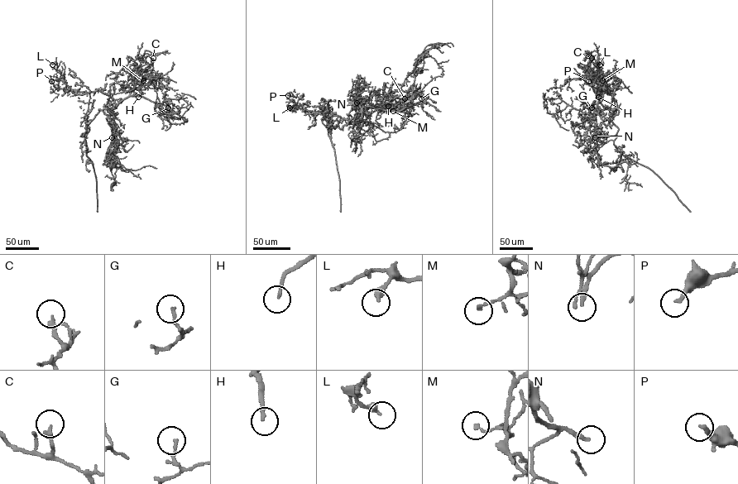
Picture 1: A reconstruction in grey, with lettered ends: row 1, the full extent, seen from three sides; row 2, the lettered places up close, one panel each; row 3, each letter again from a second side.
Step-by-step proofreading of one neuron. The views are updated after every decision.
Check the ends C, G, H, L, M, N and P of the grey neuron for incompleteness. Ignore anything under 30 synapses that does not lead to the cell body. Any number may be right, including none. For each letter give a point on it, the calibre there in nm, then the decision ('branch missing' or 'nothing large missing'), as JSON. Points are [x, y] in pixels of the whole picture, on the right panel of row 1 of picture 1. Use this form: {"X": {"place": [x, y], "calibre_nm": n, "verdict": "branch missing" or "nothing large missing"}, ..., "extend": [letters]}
{"C": {"place": [591, 58], "calibre_nm": 240, "verdict": "nothing large missing"}, "G": {"place": [591, 107], "calibre_nm": 150, "verdict": "nothing large missing"}, "H": {"place": [598, 97], "calibre_nm": 190, "verdict": "branch missing"}, "L": {"place": [600, 64], "calibre_nm": 320, "verdict": "nothing large missing"}, "M": {"place": [602, 80], "calibre_nm": 150, "verdict": "nothing large missing"}, "N": {"place": [595, 137], "calibre_nm": 200, "verdict": "branch missing"}, "P": {"place": [588, 81], "calibre_nm": 240, "verdict": "branch missing"}, "extend": ["H", "N", "P"]}

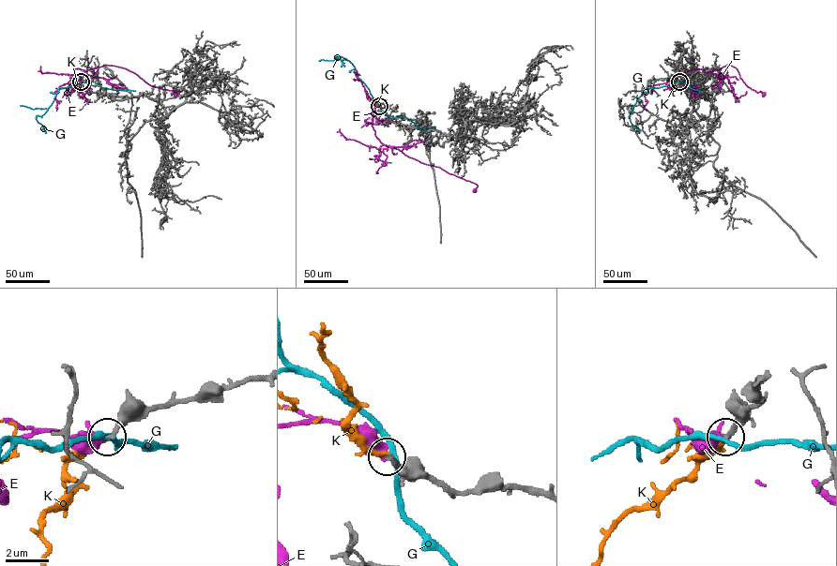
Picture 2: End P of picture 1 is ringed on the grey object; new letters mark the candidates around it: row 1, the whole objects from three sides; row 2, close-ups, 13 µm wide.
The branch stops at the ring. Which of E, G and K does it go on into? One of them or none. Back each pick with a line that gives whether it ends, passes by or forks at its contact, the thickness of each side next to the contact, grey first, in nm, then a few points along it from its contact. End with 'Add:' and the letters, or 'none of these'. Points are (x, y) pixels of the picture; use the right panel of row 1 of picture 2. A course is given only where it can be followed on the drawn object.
K: it ends | 240/220 nm
Add: K

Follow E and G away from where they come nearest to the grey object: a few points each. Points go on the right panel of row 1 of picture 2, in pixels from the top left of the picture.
E: (679, 81), (665, 83), (675, 76), (693, 69), (718, 70), (726, 65), (738, 69), (748, 86), (764, 94)
G: (679, 81), (649, 88), (639, 97), (629, 118), (639, 133)

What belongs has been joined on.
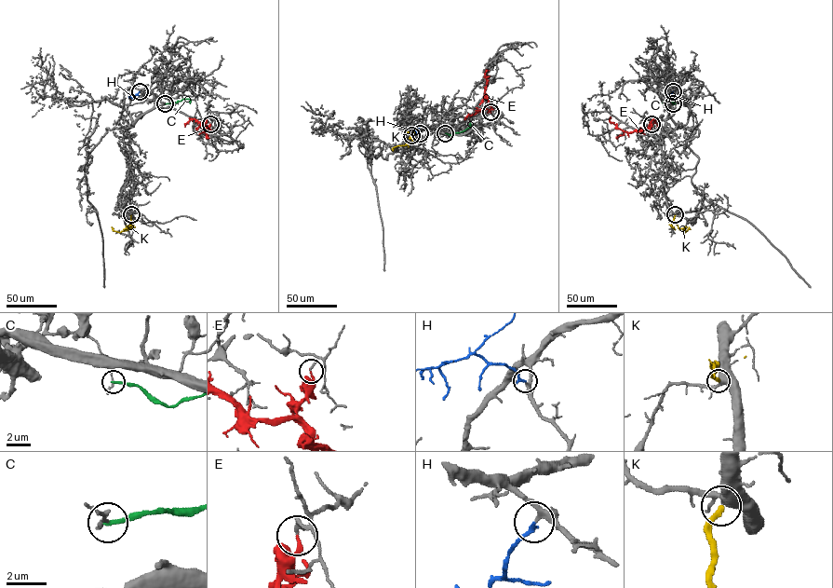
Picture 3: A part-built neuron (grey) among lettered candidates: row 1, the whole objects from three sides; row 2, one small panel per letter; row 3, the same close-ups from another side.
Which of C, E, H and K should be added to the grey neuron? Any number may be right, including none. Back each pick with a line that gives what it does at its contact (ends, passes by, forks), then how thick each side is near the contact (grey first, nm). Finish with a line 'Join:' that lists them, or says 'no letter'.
H: it ends there; 220 nm thick on the grey side, 220 nm on the other
Join: H

